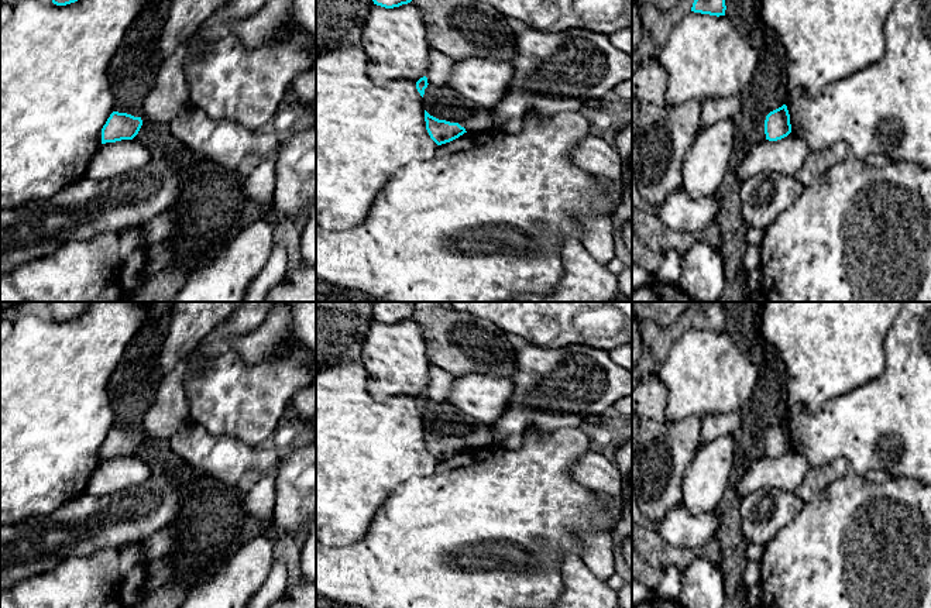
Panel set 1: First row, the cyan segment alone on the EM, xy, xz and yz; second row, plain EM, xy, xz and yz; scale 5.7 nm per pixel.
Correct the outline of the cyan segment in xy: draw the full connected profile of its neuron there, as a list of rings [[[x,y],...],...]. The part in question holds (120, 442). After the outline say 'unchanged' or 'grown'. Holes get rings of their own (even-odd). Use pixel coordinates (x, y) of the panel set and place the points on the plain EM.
[[[113,427],[102,444],[102,460],[133,456],[142,442],[141,433]]] | unchanged

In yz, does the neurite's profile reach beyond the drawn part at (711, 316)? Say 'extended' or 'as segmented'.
as segmented

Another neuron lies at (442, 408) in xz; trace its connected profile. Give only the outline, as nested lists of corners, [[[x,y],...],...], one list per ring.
[[[427,401],[422,413],[425,426],[439,434],[450,439],[461,439],[477,426],[477,420],[461,413],[450,403],[436,403]]]

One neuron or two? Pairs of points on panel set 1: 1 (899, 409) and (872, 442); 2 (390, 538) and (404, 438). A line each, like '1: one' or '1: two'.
1: one
2: two

